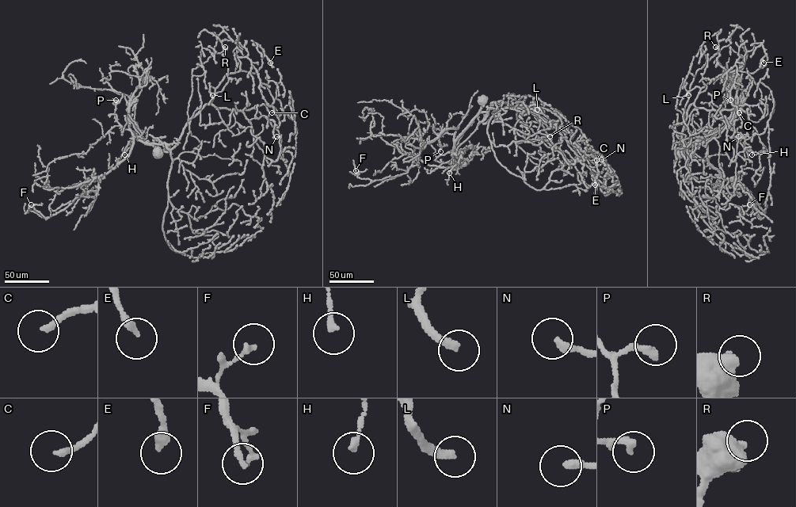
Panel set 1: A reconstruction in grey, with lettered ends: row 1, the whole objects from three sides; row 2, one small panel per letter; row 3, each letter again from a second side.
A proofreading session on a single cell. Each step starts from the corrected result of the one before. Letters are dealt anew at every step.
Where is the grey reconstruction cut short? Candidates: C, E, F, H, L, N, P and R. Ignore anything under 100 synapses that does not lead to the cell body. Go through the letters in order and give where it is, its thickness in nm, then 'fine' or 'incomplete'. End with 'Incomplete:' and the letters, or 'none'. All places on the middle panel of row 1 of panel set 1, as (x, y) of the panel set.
C: place (596, 160); calibre 200 nm; fine
E: place (595, 184); calibre 320 nm; fine
F: place (356, 170); calibre 190 nm; fine
H: place (449, 173); calibre 200 nm; fine
L: place (537, 109); calibre 320 nm; incomplete
N: place (601, 159); calibre 260 nm; fine
P: place (440, 151); calibre 280 nm; fine
R: place (550, 136); calibre 600 nm; fine
Incomplete: L

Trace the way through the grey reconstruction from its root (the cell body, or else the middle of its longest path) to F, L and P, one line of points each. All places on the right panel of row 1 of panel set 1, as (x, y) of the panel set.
F: (678, 154), (720, 128), (706, 137), (708, 162), (724, 179), (739, 181), (752, 196), (759, 219), (749, 204)
L: (678, 154), (695, 144), (686, 144), (681, 149), (687, 110), (700, 89), (695, 86), (687, 93), (688, 95)
P: (678, 154), (714, 135), (720, 129), (713, 128), (713, 121), (725, 107), (725, 102), (730, 100)

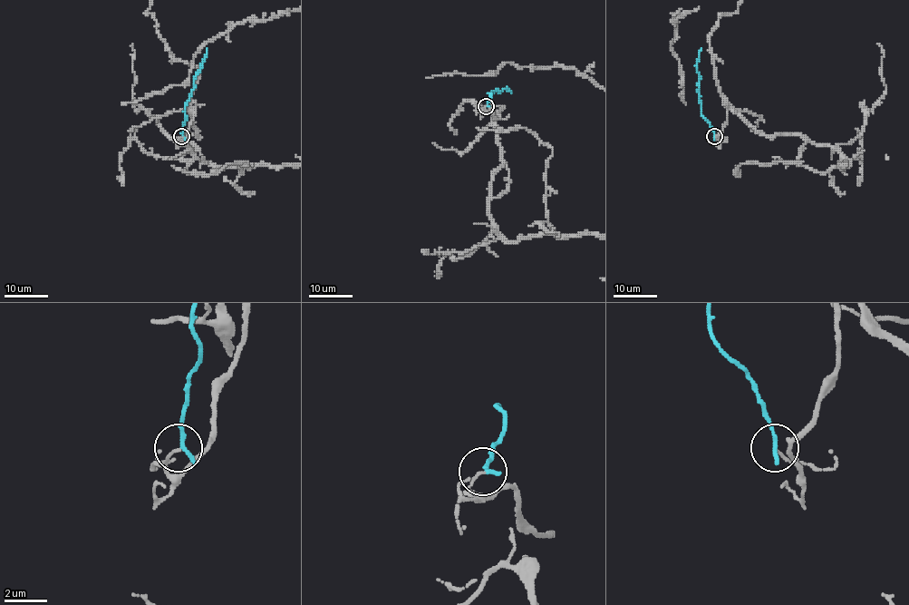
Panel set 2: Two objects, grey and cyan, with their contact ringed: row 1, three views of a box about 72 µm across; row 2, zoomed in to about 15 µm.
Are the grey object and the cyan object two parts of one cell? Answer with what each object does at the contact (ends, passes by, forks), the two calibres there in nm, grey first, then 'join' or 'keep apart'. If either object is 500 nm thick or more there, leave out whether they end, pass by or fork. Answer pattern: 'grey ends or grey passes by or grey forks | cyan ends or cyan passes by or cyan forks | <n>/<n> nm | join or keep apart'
grey ends | cyan ends | 120/240 nm | keep apart

